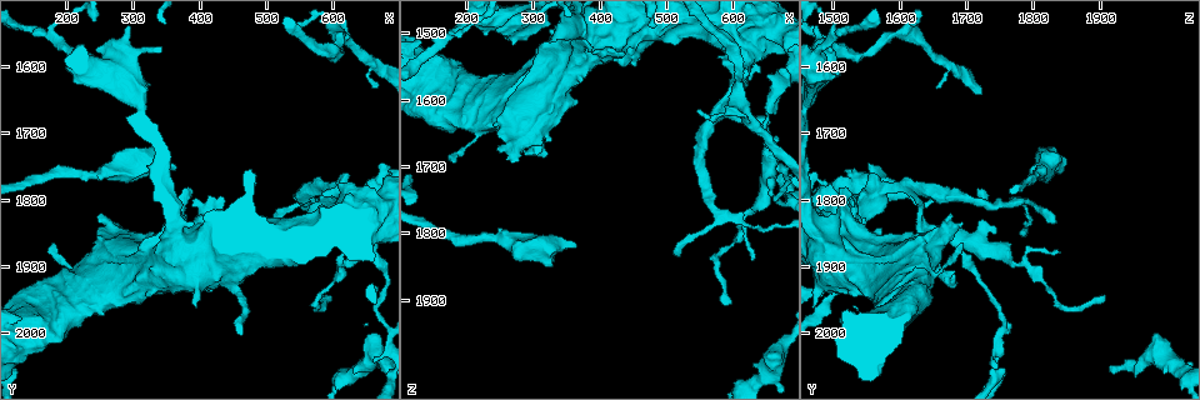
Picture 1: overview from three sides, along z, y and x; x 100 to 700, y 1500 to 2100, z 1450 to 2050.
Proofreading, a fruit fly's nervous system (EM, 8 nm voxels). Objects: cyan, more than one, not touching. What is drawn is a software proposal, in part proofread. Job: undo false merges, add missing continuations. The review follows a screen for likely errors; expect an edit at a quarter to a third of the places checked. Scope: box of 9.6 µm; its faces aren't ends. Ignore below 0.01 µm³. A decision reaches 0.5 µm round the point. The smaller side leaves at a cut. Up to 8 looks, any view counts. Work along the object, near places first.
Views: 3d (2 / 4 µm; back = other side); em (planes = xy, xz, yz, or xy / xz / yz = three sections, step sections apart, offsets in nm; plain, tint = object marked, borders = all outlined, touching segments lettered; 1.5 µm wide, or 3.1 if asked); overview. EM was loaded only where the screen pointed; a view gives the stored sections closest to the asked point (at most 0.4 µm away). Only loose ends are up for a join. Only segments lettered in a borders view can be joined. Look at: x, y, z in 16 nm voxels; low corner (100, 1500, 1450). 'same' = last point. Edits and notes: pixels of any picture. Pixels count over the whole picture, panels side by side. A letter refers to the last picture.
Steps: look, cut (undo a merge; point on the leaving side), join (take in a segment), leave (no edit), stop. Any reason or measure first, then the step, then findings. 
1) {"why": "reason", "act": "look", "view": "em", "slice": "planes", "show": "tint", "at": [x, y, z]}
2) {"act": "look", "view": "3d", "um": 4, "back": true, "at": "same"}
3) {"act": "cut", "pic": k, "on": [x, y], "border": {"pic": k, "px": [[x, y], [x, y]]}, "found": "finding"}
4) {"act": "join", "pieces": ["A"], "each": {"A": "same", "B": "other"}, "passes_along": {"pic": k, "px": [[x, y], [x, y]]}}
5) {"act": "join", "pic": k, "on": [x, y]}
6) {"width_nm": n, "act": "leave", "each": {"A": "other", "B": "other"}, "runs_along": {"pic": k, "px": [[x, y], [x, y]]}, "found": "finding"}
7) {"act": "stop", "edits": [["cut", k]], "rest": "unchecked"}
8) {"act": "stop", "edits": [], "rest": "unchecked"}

{"why": "thick turns thin", "act": "look", "view": "em", "slice": "yz", "step": 8, "show": "borders", "at": [180, 1555, 1500]}

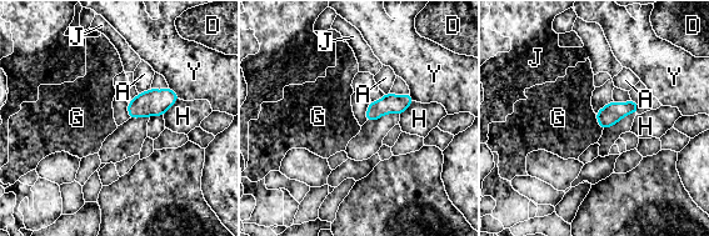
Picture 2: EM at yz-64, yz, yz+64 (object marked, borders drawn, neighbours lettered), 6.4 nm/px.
{"width_nm": 140, "act": "leave", "each": {"A": "other", "D": "other", "G": "other", "H": "other", "J": "other", "Y": "other"}, "border": {"pic": 2, "px": [[594, 114], [603, 129]]}, "found": "all the same neuron"}

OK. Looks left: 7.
{"why": "thin end", "act": "look", "view": "3d", "um": 2, "at": [175, 1860, 1695]}

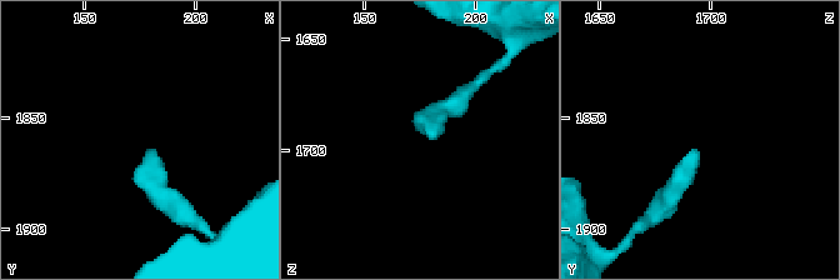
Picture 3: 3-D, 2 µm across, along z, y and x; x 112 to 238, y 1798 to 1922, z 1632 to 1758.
{"why": "now the EM", "act": "look", "view": "em", "slice": "xz", "step": 4, "show": "borders", "at": [180, 1865, 1692]}

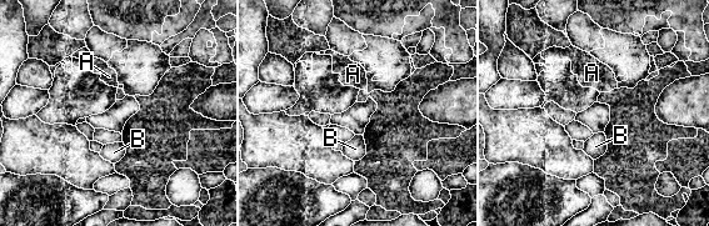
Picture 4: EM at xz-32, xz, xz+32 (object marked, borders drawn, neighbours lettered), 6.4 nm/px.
{"why": "another direction", "act": "look", "view": "em", "slice": "planes", "show": "borders", "at": "same"}

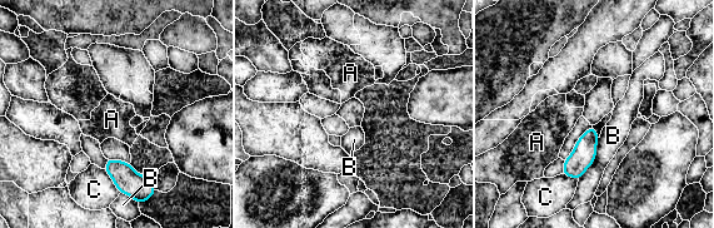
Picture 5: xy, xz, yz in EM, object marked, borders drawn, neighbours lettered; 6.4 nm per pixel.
{"longest_contact_nm": ["B", 300], "act": "leave", "each": {"A": "other", "B": "other", "C": "other"}, "found": "none of them fits"}

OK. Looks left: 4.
{"why": "an open end", "act": "look", "view": "em", "slice": "xy", "step": 4, "show": "borders", "at": [665, 1635, 1660]}

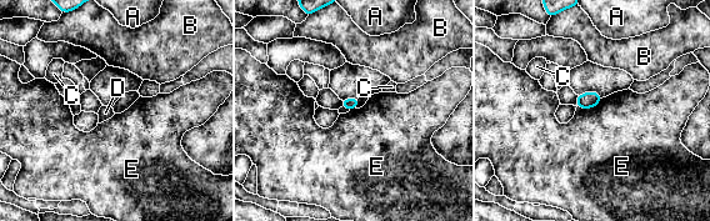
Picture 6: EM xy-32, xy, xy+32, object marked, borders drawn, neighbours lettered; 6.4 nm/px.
{"act": "leave", "each": {"A": "other", "B": "other", "C": "other", "D": "other", "E": "other"}, "border": {"pic": 6, "px": [[603, 98], [595, 106], [576, 108]]}, "found": "none of them fits"}

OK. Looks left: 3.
{"act": "stop", "edits": [], "rest": "unchecked"}

